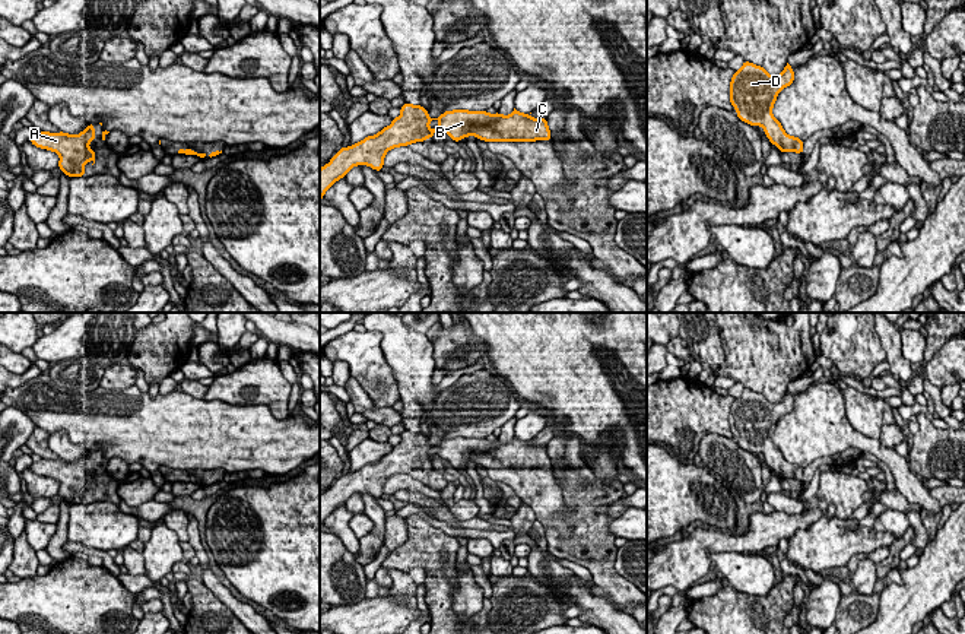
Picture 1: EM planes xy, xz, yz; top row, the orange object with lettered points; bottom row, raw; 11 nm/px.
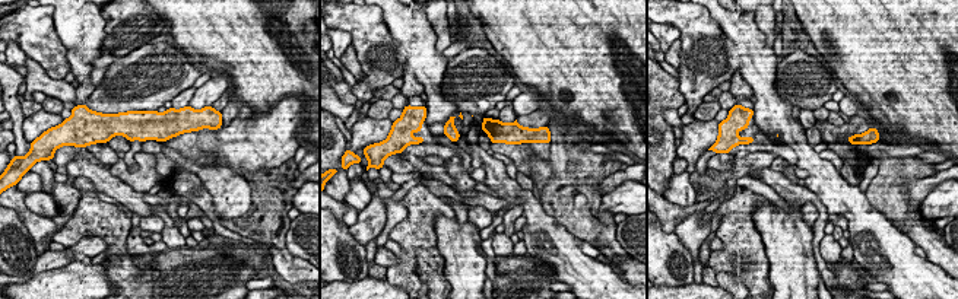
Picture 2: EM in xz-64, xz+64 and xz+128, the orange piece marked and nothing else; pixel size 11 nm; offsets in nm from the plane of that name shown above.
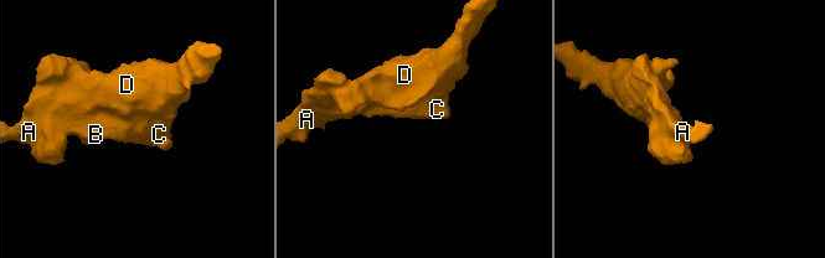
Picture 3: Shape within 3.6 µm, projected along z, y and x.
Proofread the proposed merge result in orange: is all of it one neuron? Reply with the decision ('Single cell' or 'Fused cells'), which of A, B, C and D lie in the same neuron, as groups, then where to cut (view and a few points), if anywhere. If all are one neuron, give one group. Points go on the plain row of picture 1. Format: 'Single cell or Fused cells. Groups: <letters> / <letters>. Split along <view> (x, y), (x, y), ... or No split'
Single cell. Groups: A B C D. No split

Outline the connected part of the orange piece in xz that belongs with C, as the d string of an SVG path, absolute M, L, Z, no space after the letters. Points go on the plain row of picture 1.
M406 429L400 437L401 441L393 446L388 454L356 472L343 473L327 492L320 495L320 527L355 492L368 492L381 498L382 488L390 476L423 469L431 466L435 459L448 460L454 469L467 463L476 463L486 470L550 467L546 446L531 446L530 441L518 440L515 435L510 443L454 437L445 438L437 446L431 446L420 432Z

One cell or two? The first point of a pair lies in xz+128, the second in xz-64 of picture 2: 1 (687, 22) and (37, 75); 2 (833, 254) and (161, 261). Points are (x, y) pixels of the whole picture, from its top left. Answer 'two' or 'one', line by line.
1: two
2: two

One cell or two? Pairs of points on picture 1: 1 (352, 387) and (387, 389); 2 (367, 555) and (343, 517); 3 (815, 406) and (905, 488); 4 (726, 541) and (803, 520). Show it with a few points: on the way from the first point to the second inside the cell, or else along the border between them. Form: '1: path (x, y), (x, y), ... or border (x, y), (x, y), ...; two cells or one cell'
1: border (351, 376), (375, 406), (391, 406); two cells
2: border (359, 539), (359, 550), (354, 554); two cells
3: path (841, 430), (851, 438), (875, 446), (892, 462); one cell
4: path (745, 541), (754, 541), (774, 526), (784, 526); one cell

